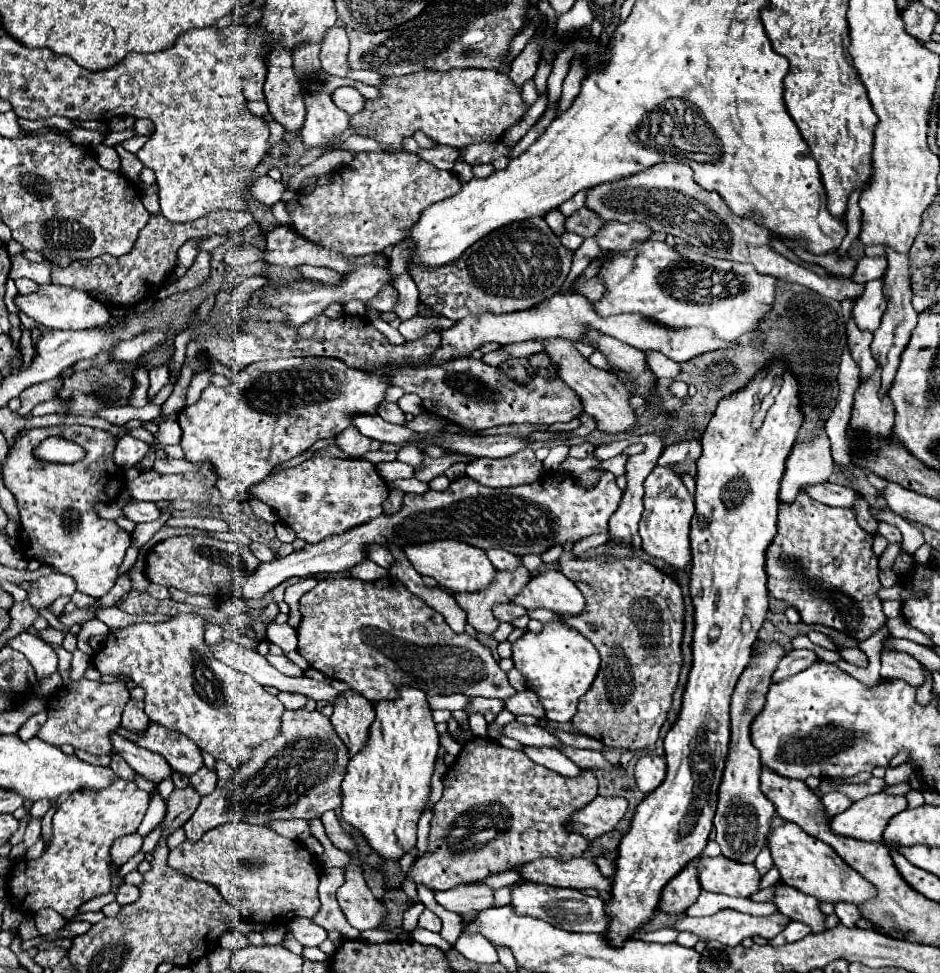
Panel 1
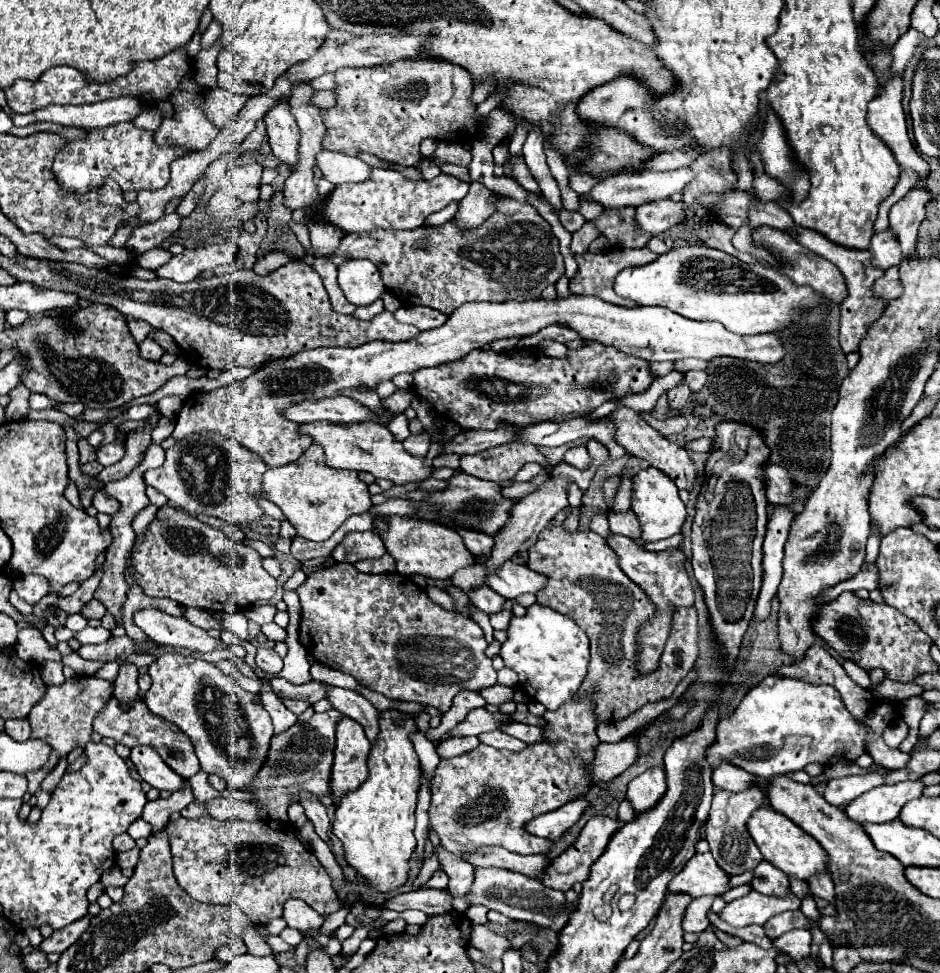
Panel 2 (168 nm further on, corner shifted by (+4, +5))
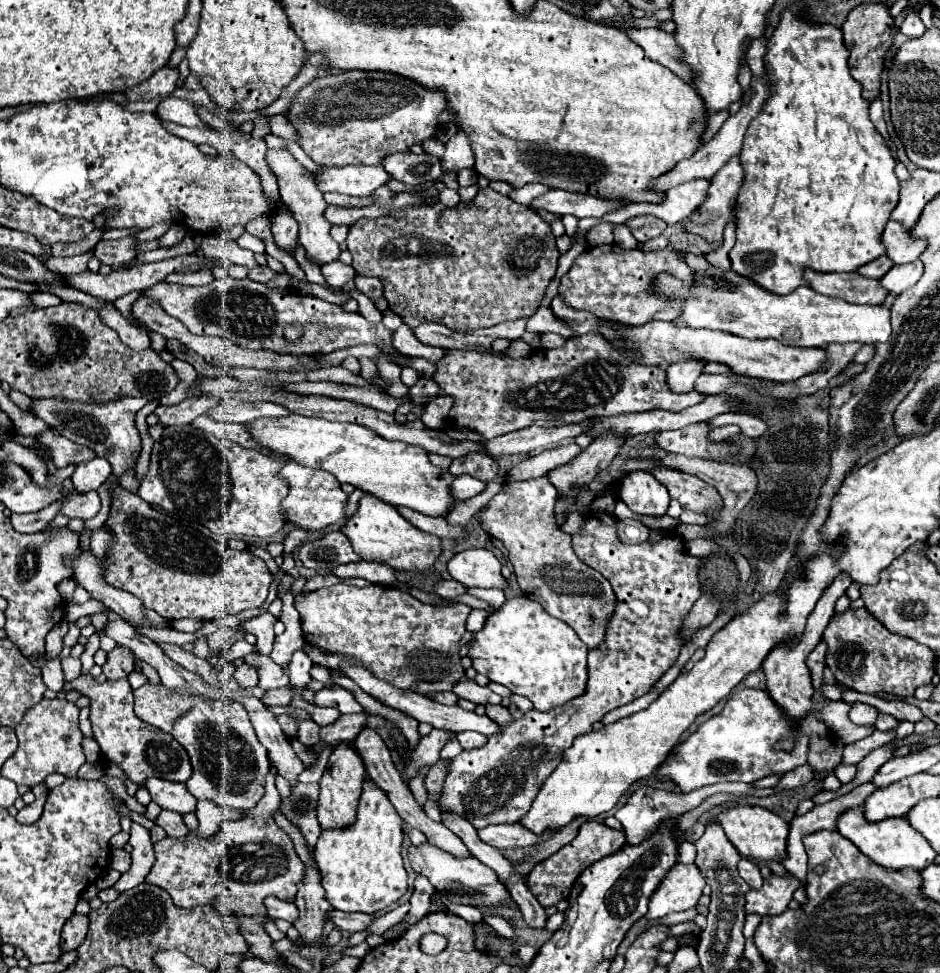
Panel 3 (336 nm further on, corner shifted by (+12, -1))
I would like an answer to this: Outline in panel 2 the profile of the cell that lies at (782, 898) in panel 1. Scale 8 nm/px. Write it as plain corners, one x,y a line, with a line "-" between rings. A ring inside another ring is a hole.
760,862
754,870
754,880
752,880
752,888
758,890
760,894
766,896
788,896
790,892
790,880
784,872
780,872
778,868
774,868
768,862

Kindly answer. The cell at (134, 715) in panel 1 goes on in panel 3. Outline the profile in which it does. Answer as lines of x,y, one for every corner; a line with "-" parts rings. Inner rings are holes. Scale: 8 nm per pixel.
116,646
114,650
110,650
108,660
102,666
102,672
106,674
108,680
126,678
132,670
134,670
134,654
124,646

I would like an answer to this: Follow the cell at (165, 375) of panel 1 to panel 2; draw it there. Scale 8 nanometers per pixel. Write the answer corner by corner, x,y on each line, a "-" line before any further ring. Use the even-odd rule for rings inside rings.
144,340
140,344
140,356
144,356
146,360
152,360
152,362
160,362
160,356
164,354
164,350
154,342
154,340

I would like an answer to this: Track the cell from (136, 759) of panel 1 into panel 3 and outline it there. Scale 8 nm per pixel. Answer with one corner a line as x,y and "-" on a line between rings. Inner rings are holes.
148,778
146,790
150,792
152,802
156,802
164,810
172,810
178,814
188,814
196,810
196,798
186,790
184,784
160,778

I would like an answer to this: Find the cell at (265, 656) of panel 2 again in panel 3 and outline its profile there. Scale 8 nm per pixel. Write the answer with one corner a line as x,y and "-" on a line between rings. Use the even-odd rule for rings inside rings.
242,664
236,672
234,672
234,680
242,686
242,688
248,688
248,686
256,686
258,682
258,672
248,666
248,664

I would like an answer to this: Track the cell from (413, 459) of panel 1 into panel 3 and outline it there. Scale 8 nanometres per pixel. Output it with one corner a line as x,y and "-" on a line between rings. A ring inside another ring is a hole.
438,396
438,398
434,398
432,402
426,404
424,414
422,414
422,422
432,430
438,428
436,422
440,422
440,428
444,428
446,420
448,420
448,410
452,408
452,404
454,404
454,396

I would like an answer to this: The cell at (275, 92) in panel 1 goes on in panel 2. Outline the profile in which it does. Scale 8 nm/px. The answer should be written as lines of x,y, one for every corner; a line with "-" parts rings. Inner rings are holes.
278,100
264,116
268,128
268,142
274,156
280,162
288,162
290,166
296,164
298,158
298,128
296,120
290,114
288,100

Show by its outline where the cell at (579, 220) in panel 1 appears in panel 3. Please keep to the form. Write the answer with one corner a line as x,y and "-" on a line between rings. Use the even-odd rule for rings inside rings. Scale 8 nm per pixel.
642,214
642,216
630,218
630,220
626,222
626,226
630,228
632,236
634,236
640,244
644,244
644,242
650,240
650,238
660,236
660,234
668,228
668,224
666,224
664,220
660,220
658,216
652,216
652,214

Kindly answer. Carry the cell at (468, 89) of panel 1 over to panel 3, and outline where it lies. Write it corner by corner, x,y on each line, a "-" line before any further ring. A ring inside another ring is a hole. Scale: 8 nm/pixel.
348,70
316,78
292,100
288,120
296,128
300,148
318,164
380,164
392,152
406,152
412,144
432,138
438,116
446,110
444,94
386,72

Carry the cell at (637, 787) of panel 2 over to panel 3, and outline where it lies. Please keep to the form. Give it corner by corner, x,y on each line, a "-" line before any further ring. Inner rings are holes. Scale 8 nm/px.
714,784
714,786
706,786
700,790
692,790
690,794
682,794
682,792
666,792
666,790
654,790
650,786
640,786
626,802
624,808
620,808
614,816
620,820
622,824
622,832
626,834
626,842
628,844
640,844
644,838
648,838
648,834
652,834
652,830
656,830
656,826
660,826
660,822
664,822
664,818
678,818
680,814
700,806
700,802
716,792
736,792
736,794
744,794
748,790
754,790
750,784

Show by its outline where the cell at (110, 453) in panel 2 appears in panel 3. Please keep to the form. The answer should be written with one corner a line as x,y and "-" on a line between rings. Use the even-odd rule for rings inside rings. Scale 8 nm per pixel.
94,458
90,462
84,462
84,464
78,464
74,474
70,476
72,480
72,486
78,490
78,492
90,492
90,490
96,490
112,472
110,472
110,464
108,460
104,458

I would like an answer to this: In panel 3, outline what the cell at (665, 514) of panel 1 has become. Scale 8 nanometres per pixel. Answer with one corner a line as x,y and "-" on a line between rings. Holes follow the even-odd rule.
630,472
620,480
620,498
638,516
664,516
670,494
650,472

